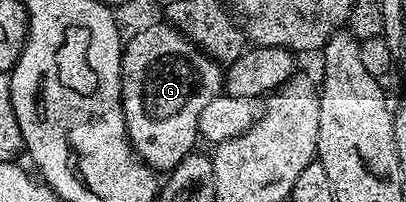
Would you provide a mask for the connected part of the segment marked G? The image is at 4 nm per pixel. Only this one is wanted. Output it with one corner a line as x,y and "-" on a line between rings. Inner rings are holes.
158,21
153,23
150,27
145,27
142,31
137,31
133,36
128,36
127,42
124,44
121,53
121,104
125,110
125,124
127,125
127,133
129,134
129,143
133,146
134,151
137,153
138,159
142,163
153,168
158,173
168,173
174,167
179,165
179,161
183,161
183,157
194,154
196,143
199,143
199,136
197,134
197,126
199,125
199,113
203,113
207,103
211,101
211,97
222,94
223,91
223,67
217,60
212,59
209,54
196,47
191,40
174,29
170,23

